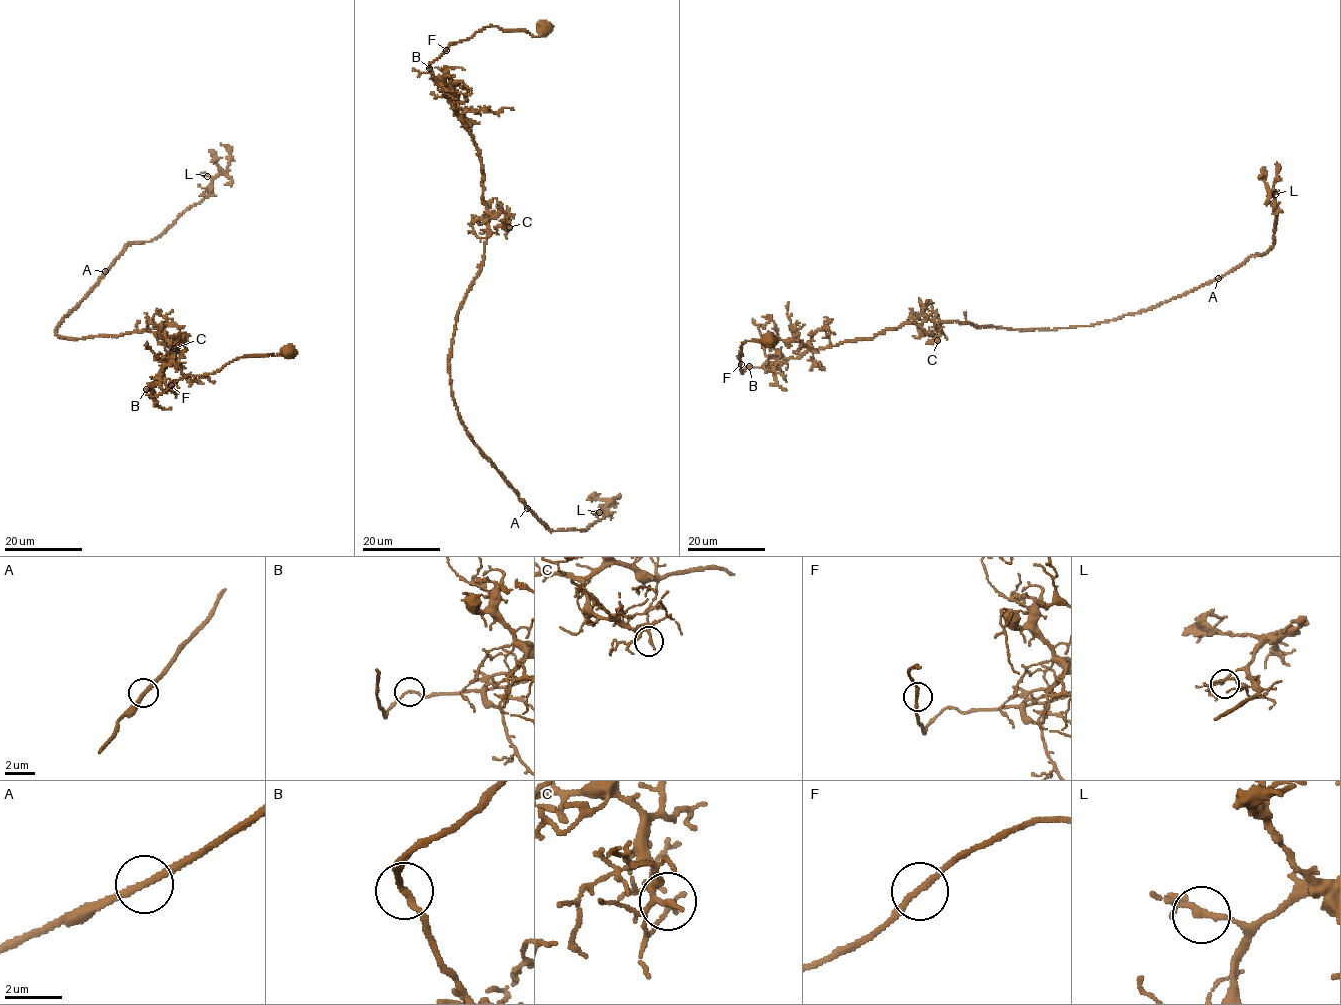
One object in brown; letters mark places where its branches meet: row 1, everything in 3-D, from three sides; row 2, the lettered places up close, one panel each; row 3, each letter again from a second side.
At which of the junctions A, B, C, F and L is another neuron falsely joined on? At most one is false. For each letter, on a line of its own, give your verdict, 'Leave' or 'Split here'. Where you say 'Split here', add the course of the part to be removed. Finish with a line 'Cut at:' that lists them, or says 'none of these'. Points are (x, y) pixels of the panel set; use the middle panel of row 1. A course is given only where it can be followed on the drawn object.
A: Leave
B: Leave
C: Leave
F: Leave
L: Leave
Cut at: none of these

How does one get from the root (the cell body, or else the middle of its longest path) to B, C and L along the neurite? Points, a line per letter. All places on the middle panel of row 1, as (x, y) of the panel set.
B: (459, 308), (481, 268), (488, 210), (482, 196), (484, 172), (474, 137), (430, 68)
C: (459, 308), (481, 268), (488, 216), (503, 213), (509, 227)
L: (459, 308), (449, 374), (451, 395), (467, 434), (550, 530), (586, 530), (608, 513), (603, 508), (599, 512)

